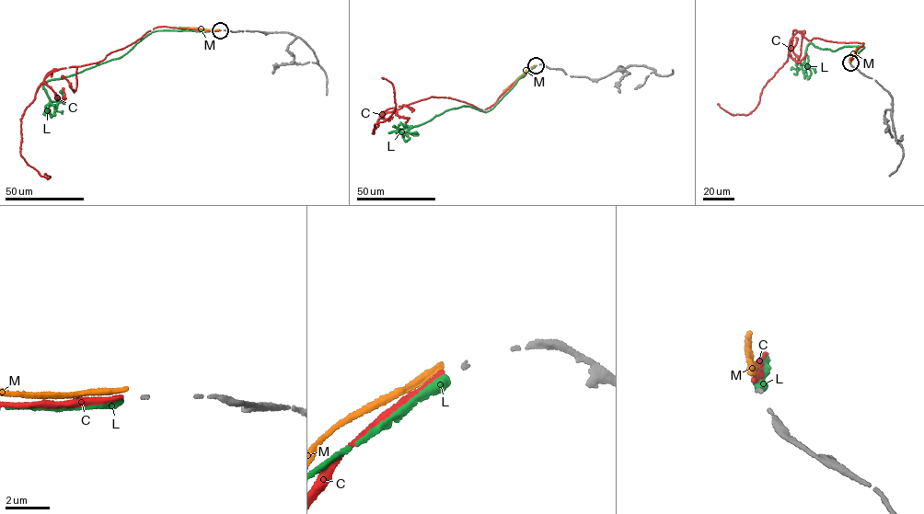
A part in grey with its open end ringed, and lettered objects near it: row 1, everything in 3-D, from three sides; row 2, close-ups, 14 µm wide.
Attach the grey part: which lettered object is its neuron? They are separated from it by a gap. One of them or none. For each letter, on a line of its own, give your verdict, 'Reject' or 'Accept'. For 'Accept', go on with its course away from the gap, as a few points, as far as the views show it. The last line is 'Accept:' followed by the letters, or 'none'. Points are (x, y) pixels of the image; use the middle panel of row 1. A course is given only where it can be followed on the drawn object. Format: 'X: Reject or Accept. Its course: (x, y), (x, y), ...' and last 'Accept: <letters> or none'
C: Reject
L: Accept. Its course: (535, 66), (488, 111), (464, 106), (421, 124), (389, 132), (409, 131), (410, 126), (406, 125)
M: Reject
Accept: L

